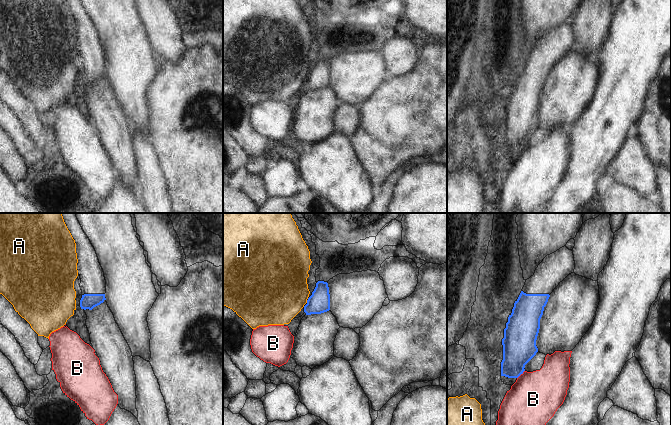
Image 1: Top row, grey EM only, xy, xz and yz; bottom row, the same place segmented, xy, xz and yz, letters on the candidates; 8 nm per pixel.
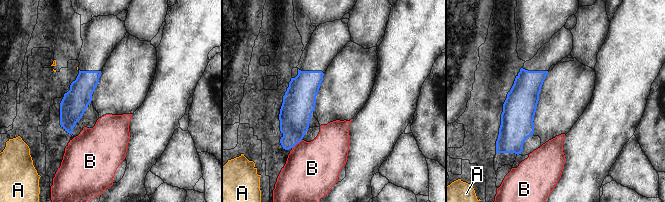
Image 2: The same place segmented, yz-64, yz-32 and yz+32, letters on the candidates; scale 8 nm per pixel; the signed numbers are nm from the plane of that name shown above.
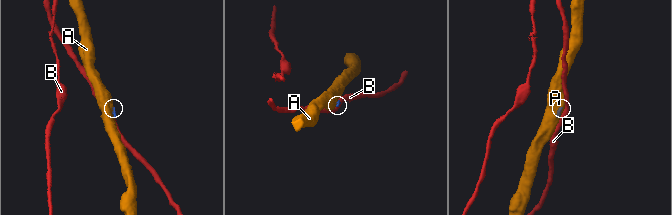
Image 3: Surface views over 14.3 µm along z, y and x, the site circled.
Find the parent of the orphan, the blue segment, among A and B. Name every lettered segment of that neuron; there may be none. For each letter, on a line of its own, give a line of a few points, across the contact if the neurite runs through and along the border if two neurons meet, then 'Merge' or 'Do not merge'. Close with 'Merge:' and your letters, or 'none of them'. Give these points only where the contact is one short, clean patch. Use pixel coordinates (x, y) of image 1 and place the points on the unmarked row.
A: Line: xz (306, 76), (307, 78). Do not merge
B: Line: yz (524, 146), (517, 154). Do not merge
Merge: none of them.

